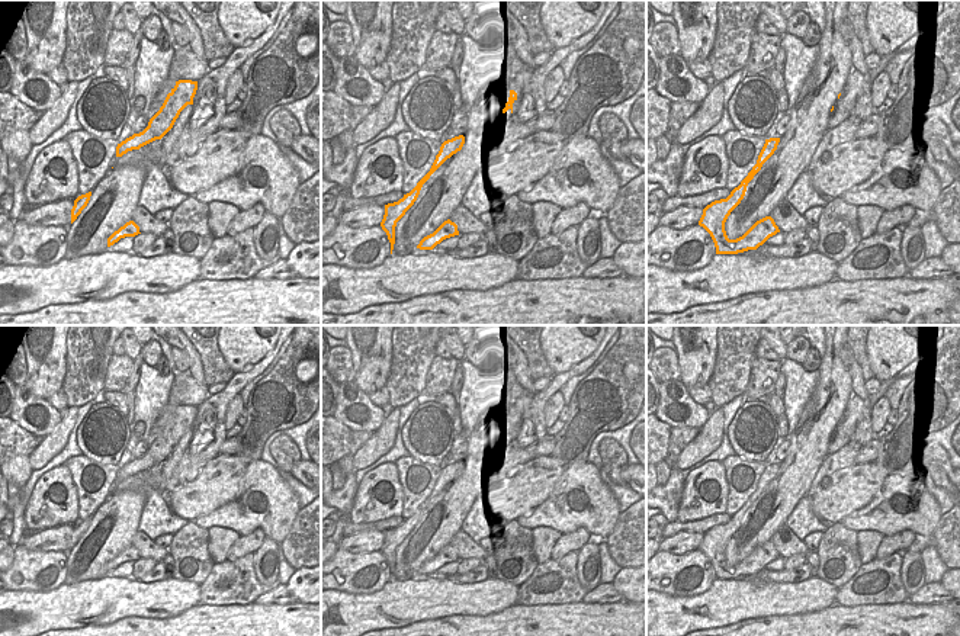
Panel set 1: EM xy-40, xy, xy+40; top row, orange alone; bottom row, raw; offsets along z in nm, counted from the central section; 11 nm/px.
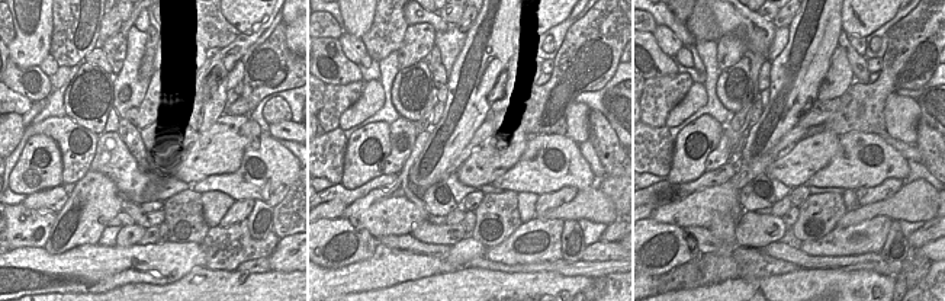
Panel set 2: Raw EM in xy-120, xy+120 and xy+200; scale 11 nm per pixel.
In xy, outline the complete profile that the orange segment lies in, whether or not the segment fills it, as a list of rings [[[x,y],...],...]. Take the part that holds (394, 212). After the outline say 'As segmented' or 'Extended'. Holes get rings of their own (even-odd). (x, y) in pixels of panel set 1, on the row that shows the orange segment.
[[[459,135],[452,139],[447,139],[442,144],[439,154],[430,168],[430,171],[417,183],[417,186],[402,199],[394,203],[385,205],[385,215],[381,222],[382,229],[386,232],[388,240],[391,242],[391,254],[395,244],[395,227],[396,222],[405,215],[405,212],[414,205],[417,200],[423,184],[430,179],[430,176],[453,154],[462,150],[465,144],[465,136]]]. As segmented.

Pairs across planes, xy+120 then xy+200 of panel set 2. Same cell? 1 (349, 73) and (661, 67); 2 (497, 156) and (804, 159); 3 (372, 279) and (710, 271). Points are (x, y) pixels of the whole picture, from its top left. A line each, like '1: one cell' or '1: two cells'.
1: one cell
2: one cell
3: one cell

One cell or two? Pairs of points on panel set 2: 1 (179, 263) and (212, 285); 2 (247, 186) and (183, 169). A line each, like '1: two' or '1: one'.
1: two
2: two

